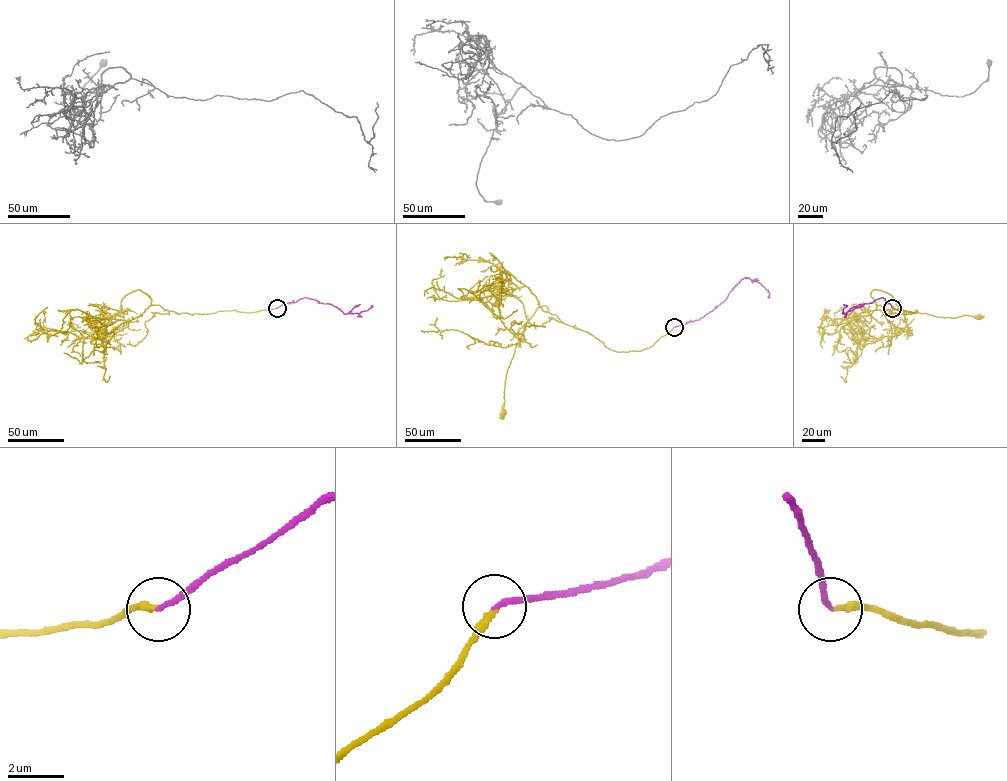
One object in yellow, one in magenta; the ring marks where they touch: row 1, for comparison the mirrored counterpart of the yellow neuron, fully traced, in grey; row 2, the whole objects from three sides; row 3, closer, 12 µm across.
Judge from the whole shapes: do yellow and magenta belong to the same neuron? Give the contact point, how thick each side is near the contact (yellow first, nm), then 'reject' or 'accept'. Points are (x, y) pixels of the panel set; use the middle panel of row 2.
at (674, 327); 240 nm thick on the yellow side, 180 nm on the other; accept

